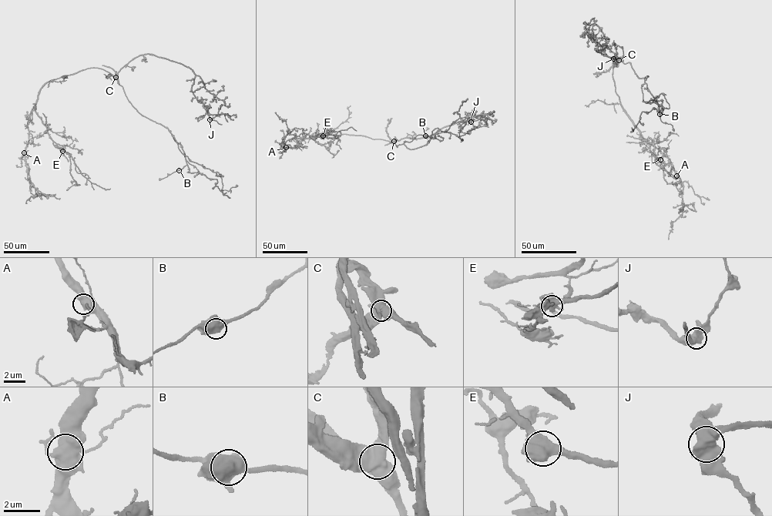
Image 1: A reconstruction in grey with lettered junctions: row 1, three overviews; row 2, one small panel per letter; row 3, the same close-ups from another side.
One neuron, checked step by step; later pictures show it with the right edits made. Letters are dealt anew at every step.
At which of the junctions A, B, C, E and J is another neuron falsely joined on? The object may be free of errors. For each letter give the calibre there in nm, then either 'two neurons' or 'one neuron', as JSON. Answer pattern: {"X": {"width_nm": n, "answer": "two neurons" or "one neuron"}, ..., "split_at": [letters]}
{"A": {"width_nm": 600, "answer": "one neuron"}, "B": {"width_nm": 600, "answer": "one neuron"}, "C": {"width_nm": 700, "answer": "two neurons"}, "E": {"width_nm": 650, "answer": "one neuron"}, "J": {"width_nm": 600, "answer": "one neuron"}, "split_at": ["C"]}

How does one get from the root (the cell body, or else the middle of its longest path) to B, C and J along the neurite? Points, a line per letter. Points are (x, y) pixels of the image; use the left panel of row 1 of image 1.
B: (104, 69), (116, 79), (129, 102), (139, 113), (166, 127), (180, 145), (186, 164), (179, 170)
C: (104, 69), (115, 77)
J: (104, 69), (115, 76), (135, 57), (148, 54), (179, 62), (195, 74), (192, 92), (209, 119)

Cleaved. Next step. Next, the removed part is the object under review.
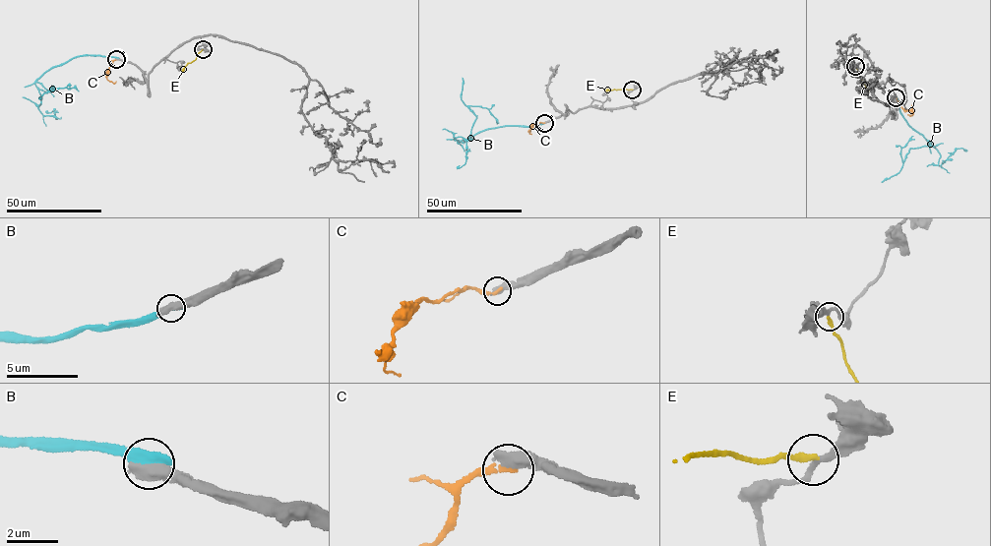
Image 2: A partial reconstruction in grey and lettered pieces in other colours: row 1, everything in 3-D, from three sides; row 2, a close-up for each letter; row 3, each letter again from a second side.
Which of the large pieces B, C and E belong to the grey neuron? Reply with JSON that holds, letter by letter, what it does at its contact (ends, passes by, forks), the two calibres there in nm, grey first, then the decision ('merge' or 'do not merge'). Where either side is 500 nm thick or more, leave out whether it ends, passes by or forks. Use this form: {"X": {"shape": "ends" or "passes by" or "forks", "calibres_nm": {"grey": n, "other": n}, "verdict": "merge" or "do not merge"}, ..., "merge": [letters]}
{"B": {"calibres_nm": {"grey": 650, "other": 480}, "verdict": "do not merge"}, "C": {"calibres_nm": {"grey": 550, "other": 240}, "verdict": "do not merge"}, "E": {"shape": "ends", "calibres_nm": {"grey": 220, "other": 240}, "verdict": "do not merge"}, "merge": []}

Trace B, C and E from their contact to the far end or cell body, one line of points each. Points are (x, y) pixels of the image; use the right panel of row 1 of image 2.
B: (895, 96), (912, 129), (931, 143), (930, 146), (911, 148), (903, 162), (900, 150), (914, 139)
C: (896, 97), (903, 109), (913, 114), (907, 114)
E: (855, 66), (868, 91)

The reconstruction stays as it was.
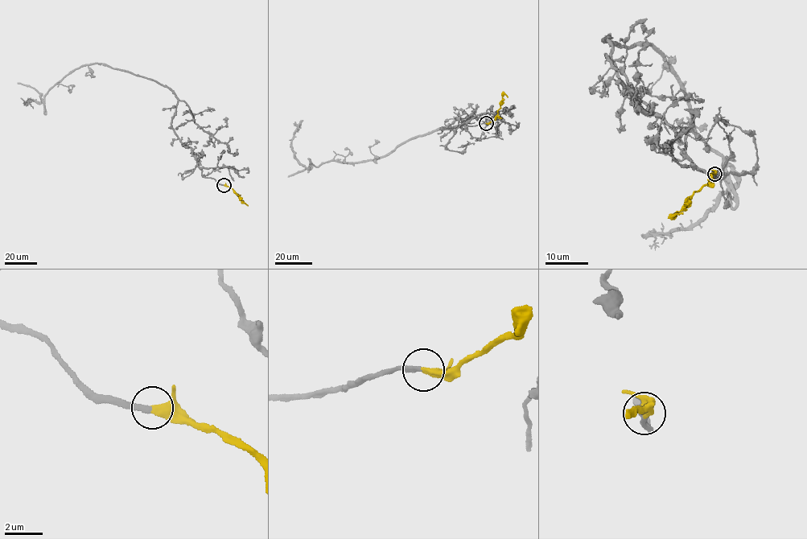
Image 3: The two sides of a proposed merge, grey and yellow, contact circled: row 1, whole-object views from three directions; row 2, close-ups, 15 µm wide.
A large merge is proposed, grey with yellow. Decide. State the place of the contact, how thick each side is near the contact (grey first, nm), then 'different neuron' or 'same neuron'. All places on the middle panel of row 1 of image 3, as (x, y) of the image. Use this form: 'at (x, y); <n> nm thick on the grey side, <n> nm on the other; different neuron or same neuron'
at (486, 123); 280 nm thick on the grey side, 440 nm on the other; same neuron

